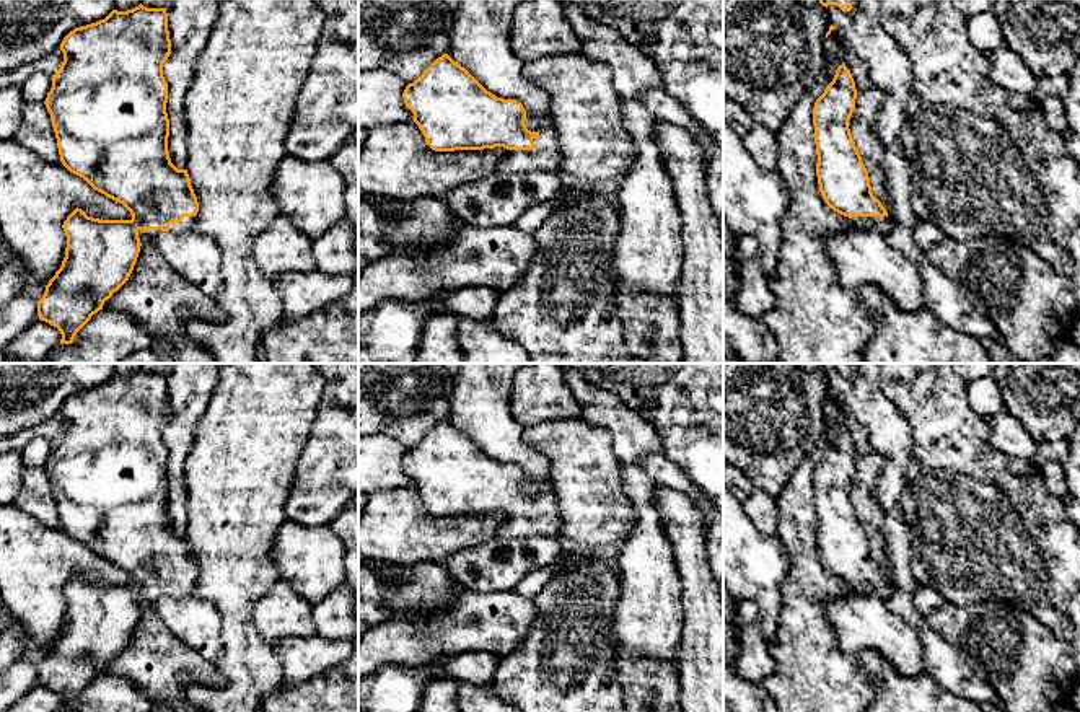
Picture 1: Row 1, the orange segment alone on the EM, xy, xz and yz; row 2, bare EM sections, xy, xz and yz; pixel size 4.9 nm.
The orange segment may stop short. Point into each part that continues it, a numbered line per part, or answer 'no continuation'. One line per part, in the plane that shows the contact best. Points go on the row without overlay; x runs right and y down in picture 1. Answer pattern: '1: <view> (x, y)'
1: xz (546, 520)

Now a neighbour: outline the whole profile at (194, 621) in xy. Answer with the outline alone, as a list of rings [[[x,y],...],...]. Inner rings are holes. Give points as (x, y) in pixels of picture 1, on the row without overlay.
[[[195,595],[186,598],[163,596],[153,603],[156,616],[189,648],[210,663],[222,657],[222,618],[217,608]]]

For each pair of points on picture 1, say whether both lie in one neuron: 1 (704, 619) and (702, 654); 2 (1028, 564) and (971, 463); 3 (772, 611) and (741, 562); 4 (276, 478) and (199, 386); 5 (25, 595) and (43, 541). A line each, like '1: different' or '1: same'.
1: same
2: same
3: same
4: different
5: same

